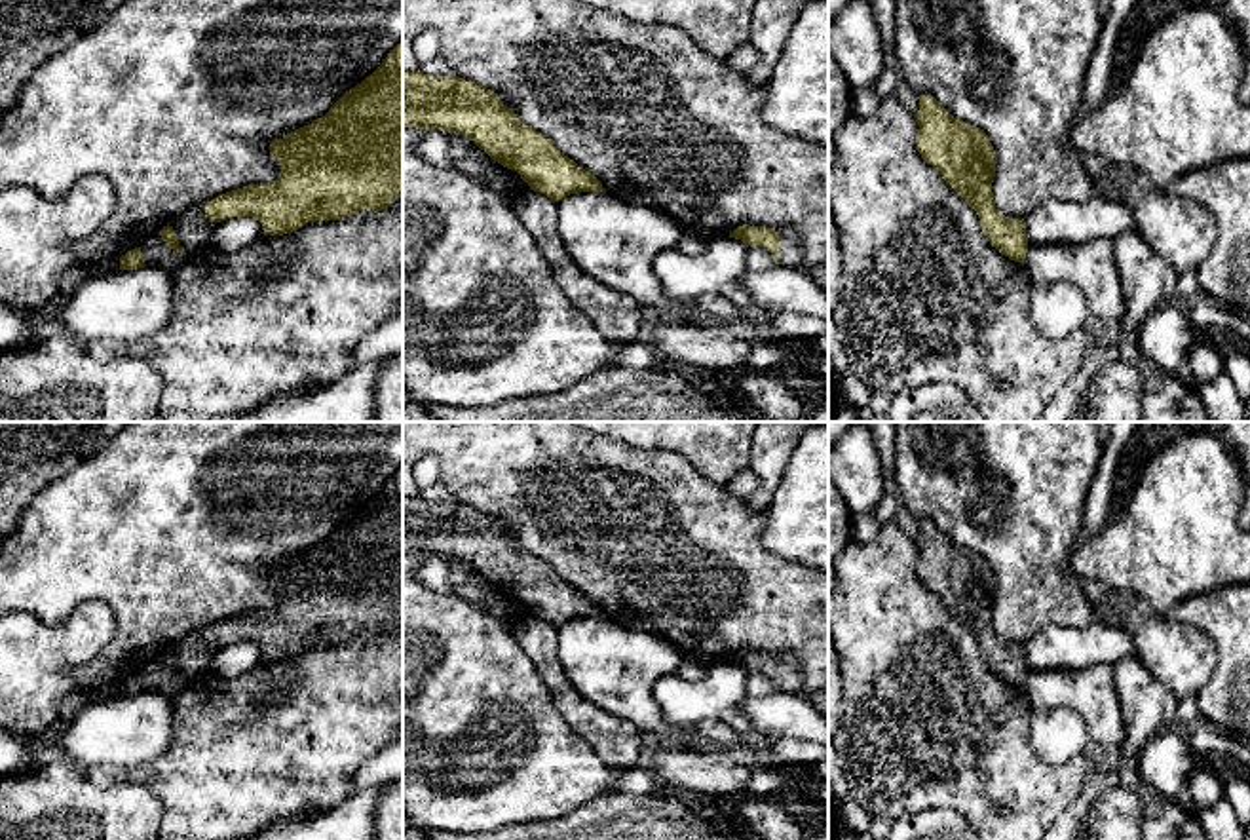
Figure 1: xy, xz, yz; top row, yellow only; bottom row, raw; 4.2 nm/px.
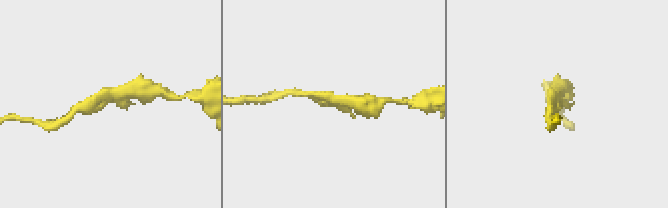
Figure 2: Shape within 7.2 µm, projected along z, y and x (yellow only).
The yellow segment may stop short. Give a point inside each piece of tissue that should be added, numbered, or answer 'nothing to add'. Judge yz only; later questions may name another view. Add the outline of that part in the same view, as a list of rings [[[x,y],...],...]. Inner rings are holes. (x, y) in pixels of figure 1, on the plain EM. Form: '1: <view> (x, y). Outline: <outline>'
nothing to add

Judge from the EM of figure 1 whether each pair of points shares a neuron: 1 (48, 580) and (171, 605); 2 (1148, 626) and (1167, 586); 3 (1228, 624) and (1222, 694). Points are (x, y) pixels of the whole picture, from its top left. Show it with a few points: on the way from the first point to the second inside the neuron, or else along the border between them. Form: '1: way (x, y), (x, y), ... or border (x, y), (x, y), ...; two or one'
1: way (78, 580), (141, 580); one
2: border (1131, 593), (1167, 616); two
3: way (1230, 641), (1230, 677); one

